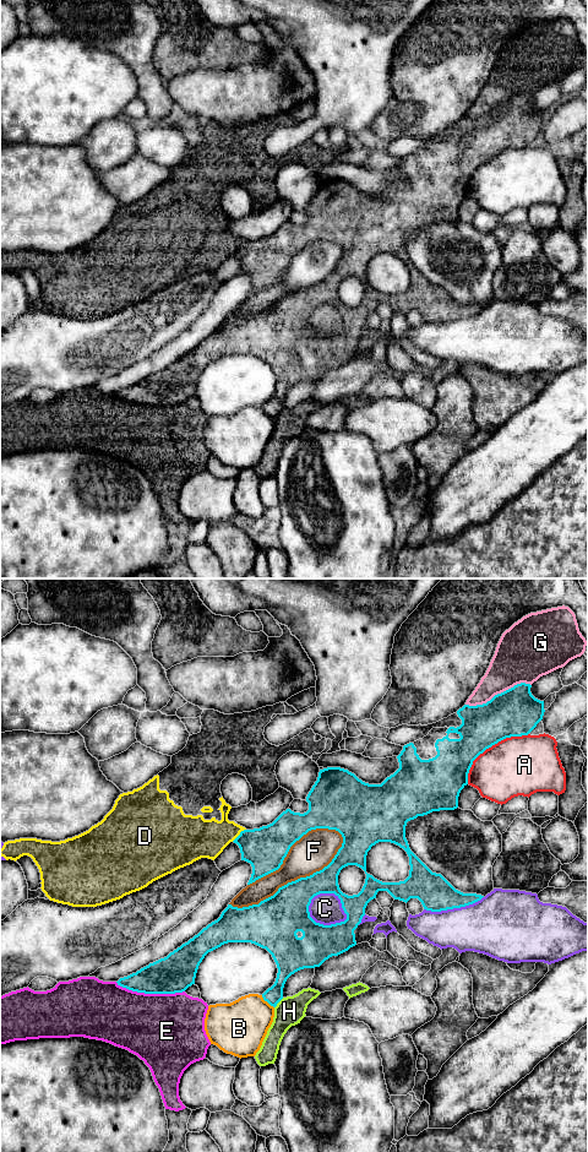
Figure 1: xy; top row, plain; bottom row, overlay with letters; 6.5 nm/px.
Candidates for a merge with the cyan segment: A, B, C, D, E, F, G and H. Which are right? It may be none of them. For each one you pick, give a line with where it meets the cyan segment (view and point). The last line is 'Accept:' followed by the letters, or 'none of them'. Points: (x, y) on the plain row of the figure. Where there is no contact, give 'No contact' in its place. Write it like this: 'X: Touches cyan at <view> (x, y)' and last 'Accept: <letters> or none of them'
Accept: none of them

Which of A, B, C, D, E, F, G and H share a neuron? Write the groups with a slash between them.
A / B / C / D / E / F / G / H

